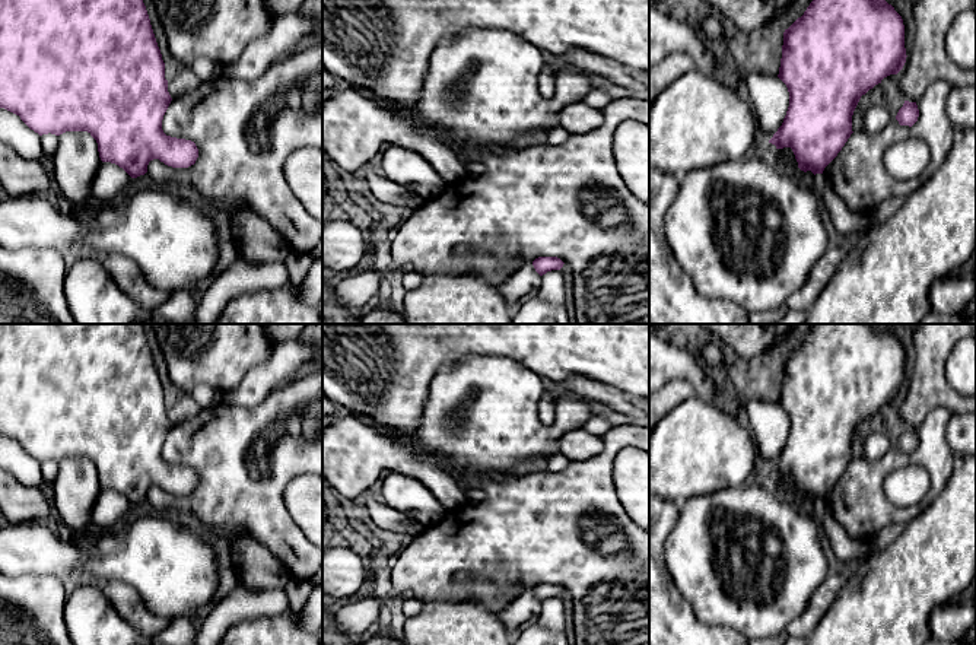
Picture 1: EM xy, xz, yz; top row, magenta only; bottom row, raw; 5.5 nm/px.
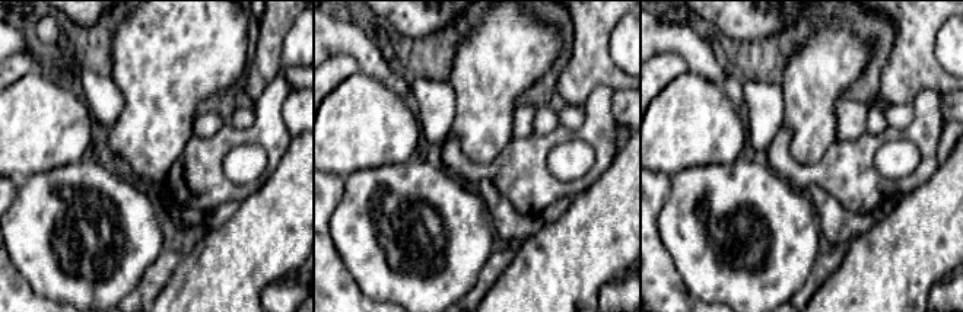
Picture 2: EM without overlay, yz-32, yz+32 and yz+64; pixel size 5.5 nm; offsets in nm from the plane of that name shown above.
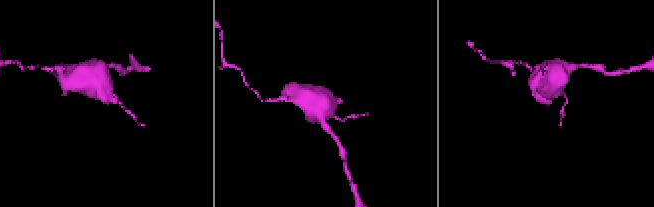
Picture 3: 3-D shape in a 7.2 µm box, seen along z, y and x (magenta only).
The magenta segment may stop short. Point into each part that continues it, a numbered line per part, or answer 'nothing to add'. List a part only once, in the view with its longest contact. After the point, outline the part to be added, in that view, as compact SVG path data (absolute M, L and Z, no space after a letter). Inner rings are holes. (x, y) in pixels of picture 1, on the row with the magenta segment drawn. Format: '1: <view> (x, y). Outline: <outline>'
nothing to add

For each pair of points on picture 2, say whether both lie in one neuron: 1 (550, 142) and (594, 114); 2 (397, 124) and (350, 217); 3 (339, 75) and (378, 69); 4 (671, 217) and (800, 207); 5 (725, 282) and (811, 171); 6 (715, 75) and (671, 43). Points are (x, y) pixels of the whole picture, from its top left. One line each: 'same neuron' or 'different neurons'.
1: same neuron
2: different neurons
3: different neurons
4: same neuron
5: different neurons
6: same neuron

